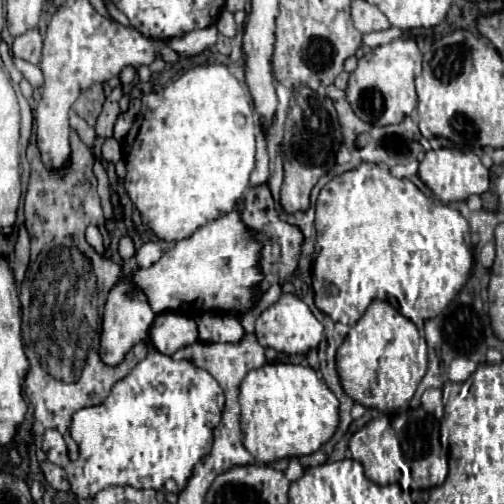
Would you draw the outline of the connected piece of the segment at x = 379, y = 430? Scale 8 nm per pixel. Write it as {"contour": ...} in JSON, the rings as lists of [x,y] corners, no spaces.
{"contour":[[[386,416],[370,420],[348,444],[352,458],[364,466],[366,476],[376,484],[396,484],[402,480],[400,436],[390,424]]]}

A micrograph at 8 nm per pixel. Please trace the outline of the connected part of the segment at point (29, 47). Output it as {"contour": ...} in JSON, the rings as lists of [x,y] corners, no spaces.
{"contour":[[[28,30],[22,36],[16,36],[12,42],[12,52],[18,58],[24,58],[30,64],[38,64],[40,62],[40,54],[42,54],[42,36],[40,32]]]}

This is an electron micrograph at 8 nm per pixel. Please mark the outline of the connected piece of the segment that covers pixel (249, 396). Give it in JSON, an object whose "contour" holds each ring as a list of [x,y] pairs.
{"contour":[[[264,364],[262,368],[250,370],[240,384],[238,402],[242,408],[240,426],[244,432],[244,446],[256,460],[262,460],[266,464],[282,458],[298,458],[316,452],[332,438],[338,426],[338,398],[330,392],[330,388],[326,388],[324,380],[320,380],[310,366]]]}

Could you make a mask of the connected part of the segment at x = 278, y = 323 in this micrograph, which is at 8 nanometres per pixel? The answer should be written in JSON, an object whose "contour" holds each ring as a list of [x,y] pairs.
{"contour":[[[282,294],[278,298],[278,302],[274,302],[270,308],[266,308],[256,320],[258,342],[266,348],[274,348],[276,352],[306,354],[320,344],[322,336],[324,336],[322,324],[316,320],[316,316],[310,312],[310,308],[294,294]]]}

